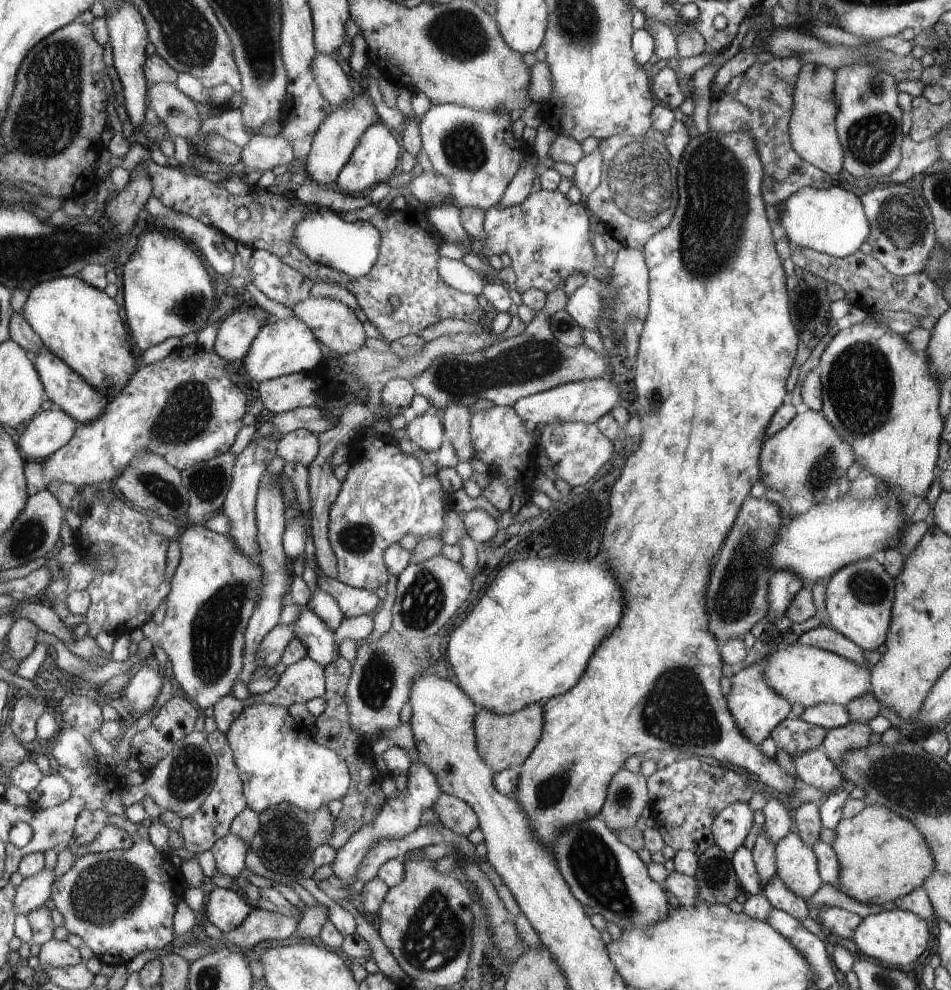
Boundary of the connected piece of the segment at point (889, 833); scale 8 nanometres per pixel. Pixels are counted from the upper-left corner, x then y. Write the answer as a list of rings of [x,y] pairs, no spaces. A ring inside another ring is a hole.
[[[867,805],[860,814],[843,818],[835,830],[836,836],[830,846],[840,864],[836,887],[862,904],[882,905],[902,899],[922,887],[924,880],[935,872],[935,857],[923,833],[886,806]]]

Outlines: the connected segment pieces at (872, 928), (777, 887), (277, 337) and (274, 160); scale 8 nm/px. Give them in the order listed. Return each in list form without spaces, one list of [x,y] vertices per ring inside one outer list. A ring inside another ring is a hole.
[[[896,908],[863,918],[858,928],[854,930],[852,939],[858,950],[868,958],[880,960],[890,966],[908,966],[926,950],[930,940],[930,930],[928,930],[928,922],[923,917]]]
[[[776,875],[774,880],[770,880],[770,884],[764,886],[763,895],[770,901],[773,908],[790,914],[796,920],[804,920],[808,917],[810,906],[807,900],[792,892]]]
[[[298,317],[290,318],[290,320],[277,319],[274,324],[270,323],[261,328],[258,336],[254,338],[248,354],[243,358],[239,372],[248,381],[256,381],[260,384],[289,374],[310,372],[322,362],[320,341],[316,340],[312,329],[308,328],[304,321]]]
[[[254,135],[241,150],[239,167],[243,174],[257,178],[267,170],[272,171],[275,166],[279,165],[293,170],[293,159],[292,144],[284,136]]]

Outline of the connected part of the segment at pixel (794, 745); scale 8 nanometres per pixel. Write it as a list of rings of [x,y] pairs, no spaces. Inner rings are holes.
[[[788,716],[771,732],[771,738],[778,750],[784,750],[794,758],[822,746],[826,731],[825,728],[804,722],[802,718]]]

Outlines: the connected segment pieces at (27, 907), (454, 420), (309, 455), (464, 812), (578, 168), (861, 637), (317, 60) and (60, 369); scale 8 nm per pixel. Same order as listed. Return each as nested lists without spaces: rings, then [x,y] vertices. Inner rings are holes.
[[[48,868],[34,876],[23,878],[22,884],[16,887],[16,914],[27,916],[32,910],[44,907],[46,900],[51,898],[52,884],[55,884],[56,878],[54,871]]]
[[[450,404],[443,414],[444,428],[448,431],[447,439],[454,446],[458,462],[468,462],[473,458],[470,413],[472,413],[472,410],[469,408]]]
[[[298,429],[282,435],[278,439],[277,454],[286,462],[309,467],[320,452],[318,437],[310,430]]]
[[[443,794],[436,800],[432,809],[438,814],[440,822],[459,836],[468,836],[478,828],[478,817],[464,800]]]
[[[597,147],[591,154],[574,165],[575,174],[572,180],[574,186],[582,194],[583,200],[587,199],[598,188],[602,176],[602,162],[604,162],[602,152]]]
[[[879,558],[858,560],[840,568],[826,584],[826,623],[855,642],[863,650],[876,650],[884,644],[894,600],[894,578]]]
[[[316,52],[312,58],[312,72],[316,76],[316,84],[323,90],[333,108],[340,104],[346,104],[346,100],[352,100],[352,86],[347,74],[345,64],[337,57]]]
[[[44,348],[42,352],[34,352],[34,364],[43,381],[44,392],[48,393],[48,398],[53,402],[55,408],[63,409],[64,412],[70,413],[72,417],[80,422],[94,422],[98,416],[104,413],[106,406],[110,403],[104,394],[100,394],[96,388],[92,388],[87,380],[76,374],[75,369],[70,366],[55,353]]]

